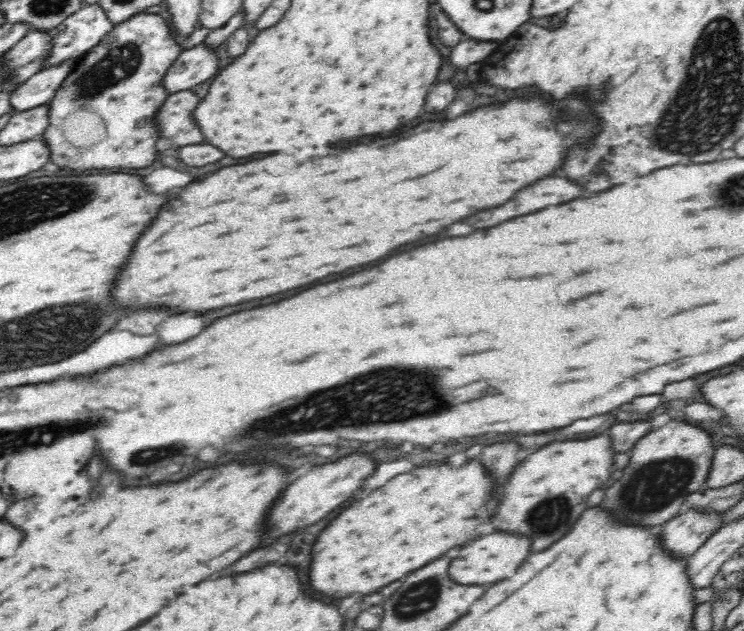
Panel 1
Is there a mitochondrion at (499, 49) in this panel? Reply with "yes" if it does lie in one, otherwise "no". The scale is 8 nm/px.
no

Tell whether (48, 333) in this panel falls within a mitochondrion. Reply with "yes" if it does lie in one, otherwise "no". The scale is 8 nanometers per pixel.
yes

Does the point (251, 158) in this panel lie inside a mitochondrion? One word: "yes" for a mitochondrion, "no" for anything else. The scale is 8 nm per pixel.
no

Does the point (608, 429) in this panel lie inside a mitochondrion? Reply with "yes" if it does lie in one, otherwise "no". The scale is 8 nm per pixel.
no

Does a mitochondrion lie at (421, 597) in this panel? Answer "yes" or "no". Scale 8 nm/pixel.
yes

